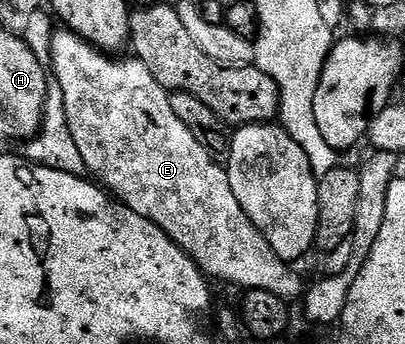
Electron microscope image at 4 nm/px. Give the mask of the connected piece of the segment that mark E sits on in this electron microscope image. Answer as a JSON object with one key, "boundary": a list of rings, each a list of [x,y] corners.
{"boundary":[[[68,29],[58,30],[54,34],[51,54],[53,54],[51,75],[55,80],[56,86],[57,83],[61,86],[59,98],[62,107],[65,109],[68,123],[67,130],[71,133],[75,145],[79,145],[79,153],[85,162],[85,171],[98,184],[103,185],[104,190],[112,193],[135,213],[139,213],[145,216],[146,219],[150,219],[155,225],[159,225],[159,229],[163,229],[163,233],[167,233],[167,237],[171,237],[171,241],[175,241],[175,245],[179,245],[179,249],[186,251],[194,259],[198,267],[205,272],[206,276],[212,277],[214,280],[216,280],[215,278],[222,279],[222,284],[233,284],[240,289],[251,291],[263,289],[267,293],[275,293],[275,297],[286,301],[300,300],[302,298],[303,286],[301,287],[301,275],[295,269],[297,267],[280,259],[278,253],[275,253],[271,245],[264,239],[263,233],[255,227],[251,218],[243,211],[243,206],[239,205],[238,198],[232,192],[226,168],[207,149],[203,149],[203,145],[199,145],[199,141],[195,141],[195,133],[191,133],[191,129],[187,129],[187,125],[183,125],[183,121],[179,121],[179,117],[175,117],[175,109],[171,109],[171,101],[169,100],[170,92],[166,91],[163,85],[159,85],[159,81],[155,81],[155,77],[149,72],[145,63],[140,63],[135,57],[128,57],[129,59],[110,57],[100,47],[93,46],[92,43],[88,43],[86,39],[81,39],[75,32]]]}

